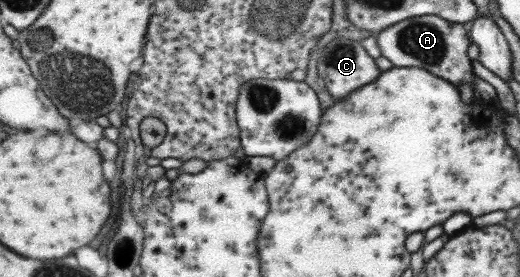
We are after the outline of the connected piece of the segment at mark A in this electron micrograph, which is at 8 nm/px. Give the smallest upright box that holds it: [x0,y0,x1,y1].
[376,16,474,88]

